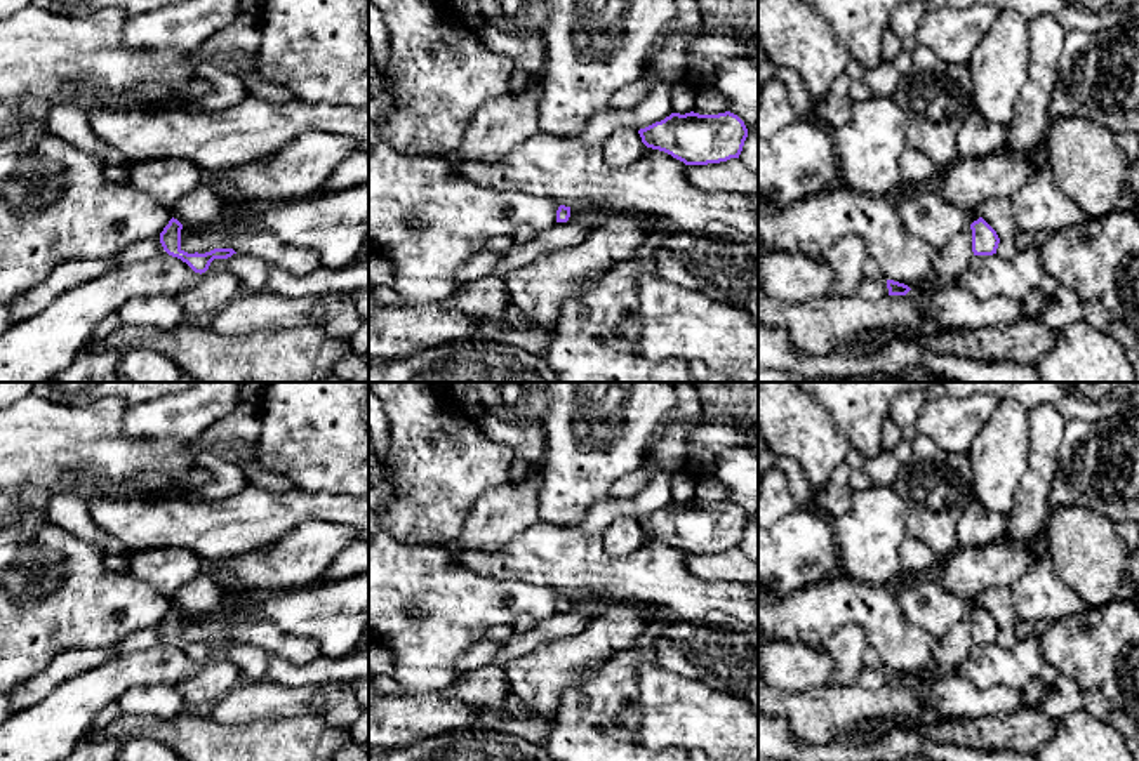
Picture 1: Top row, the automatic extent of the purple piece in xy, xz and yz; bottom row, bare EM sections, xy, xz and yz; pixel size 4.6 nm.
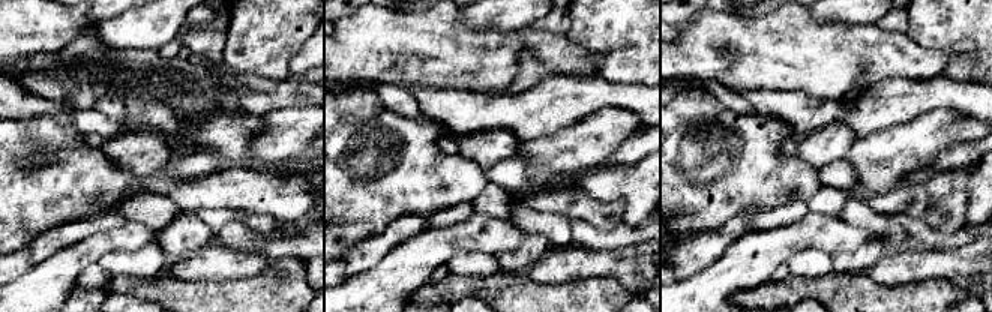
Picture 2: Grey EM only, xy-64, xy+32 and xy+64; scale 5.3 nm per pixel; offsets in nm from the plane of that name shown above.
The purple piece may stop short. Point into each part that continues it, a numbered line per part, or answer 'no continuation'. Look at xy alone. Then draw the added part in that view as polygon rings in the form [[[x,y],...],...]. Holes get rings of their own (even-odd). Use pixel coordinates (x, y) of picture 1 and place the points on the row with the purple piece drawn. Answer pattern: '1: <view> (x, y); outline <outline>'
no continuation

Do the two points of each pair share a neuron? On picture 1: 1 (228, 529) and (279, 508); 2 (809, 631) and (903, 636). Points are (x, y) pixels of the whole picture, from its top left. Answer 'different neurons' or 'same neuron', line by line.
1: same neuron
2: same neuron

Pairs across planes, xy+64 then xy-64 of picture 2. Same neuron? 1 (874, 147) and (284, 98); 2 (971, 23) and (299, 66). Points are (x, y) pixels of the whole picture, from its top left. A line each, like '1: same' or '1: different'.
1: different
2: different

